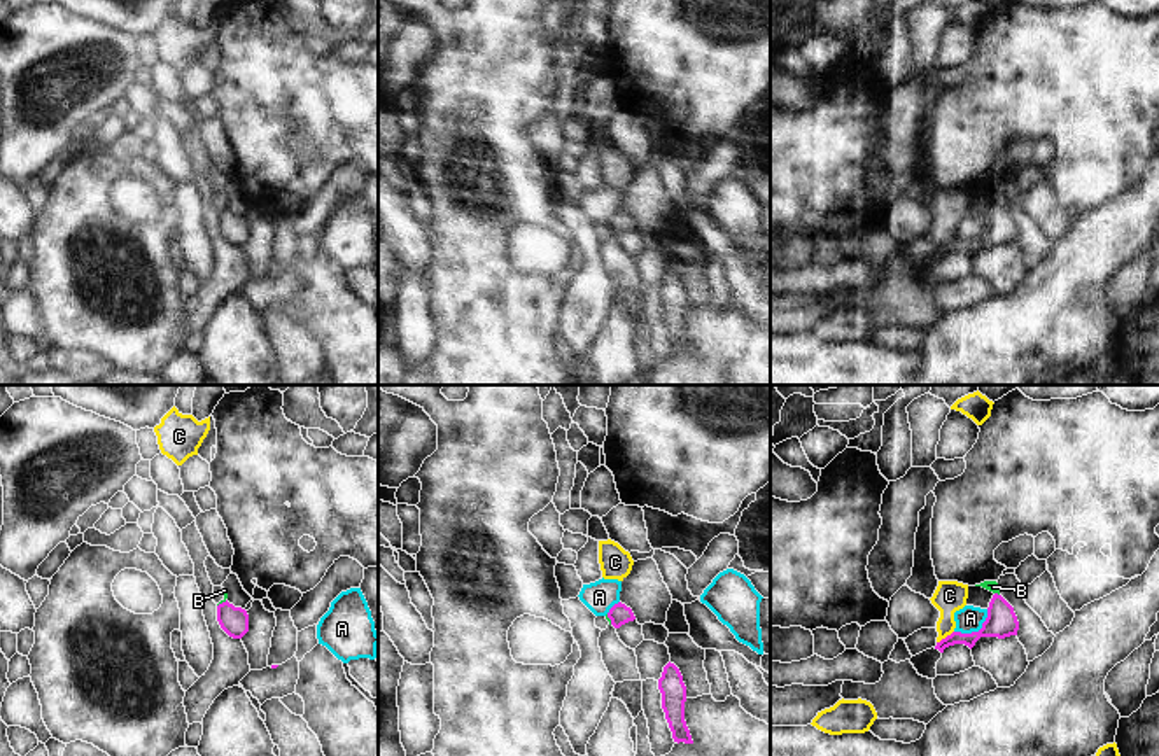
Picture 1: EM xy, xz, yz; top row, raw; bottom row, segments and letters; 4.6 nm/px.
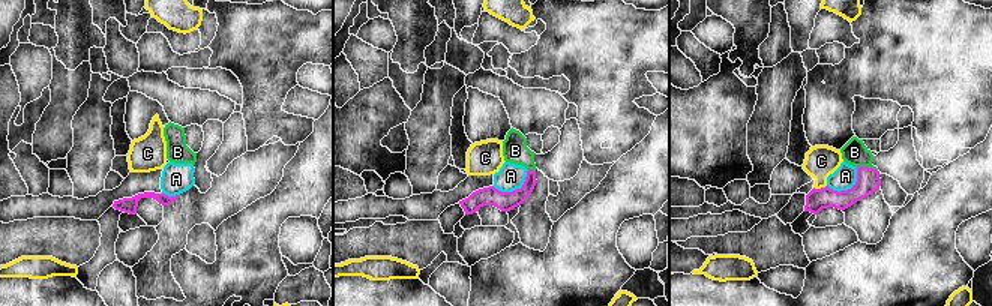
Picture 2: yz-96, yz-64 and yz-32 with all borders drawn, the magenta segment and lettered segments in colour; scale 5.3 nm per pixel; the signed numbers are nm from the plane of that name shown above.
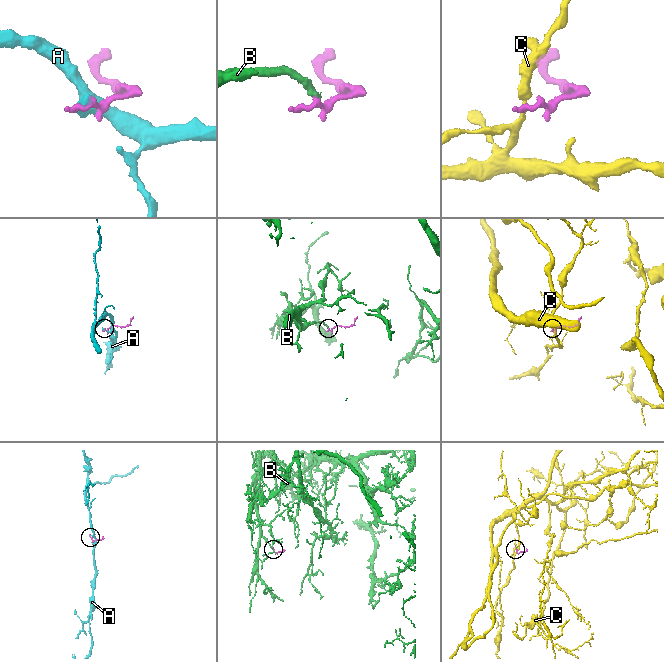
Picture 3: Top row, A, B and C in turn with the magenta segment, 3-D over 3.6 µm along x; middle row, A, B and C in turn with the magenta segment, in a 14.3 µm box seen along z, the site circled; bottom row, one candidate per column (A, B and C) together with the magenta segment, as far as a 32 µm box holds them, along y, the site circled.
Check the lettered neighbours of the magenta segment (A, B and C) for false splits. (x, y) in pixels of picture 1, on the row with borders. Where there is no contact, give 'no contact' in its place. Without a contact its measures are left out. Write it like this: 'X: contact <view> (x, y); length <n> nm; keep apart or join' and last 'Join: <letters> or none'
A: contact yz (976, 632); length 190 nm; keep apart
B: contact xz (610, 618); length 50 nm; keep apart
C: contact yz (946, 637); length 100 nm; keep apart
Join: none

